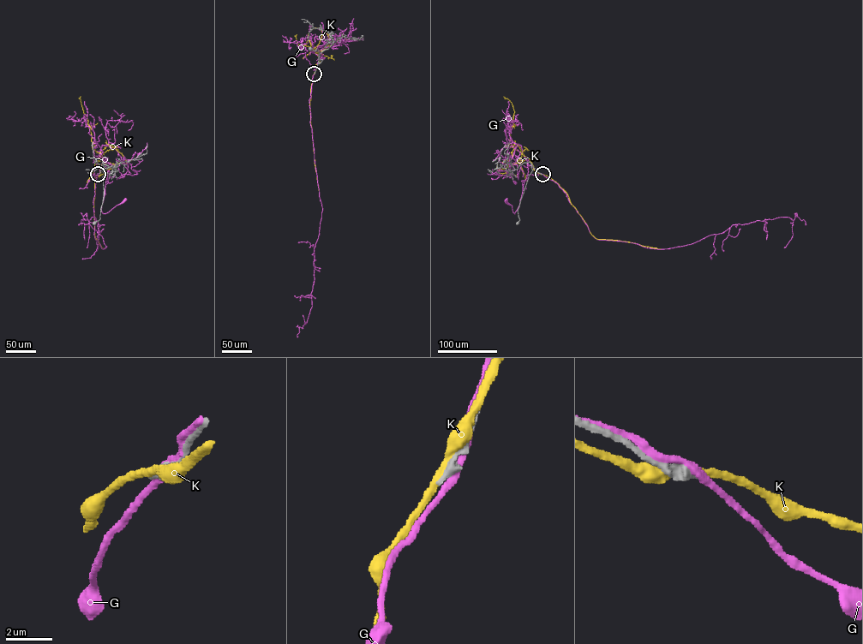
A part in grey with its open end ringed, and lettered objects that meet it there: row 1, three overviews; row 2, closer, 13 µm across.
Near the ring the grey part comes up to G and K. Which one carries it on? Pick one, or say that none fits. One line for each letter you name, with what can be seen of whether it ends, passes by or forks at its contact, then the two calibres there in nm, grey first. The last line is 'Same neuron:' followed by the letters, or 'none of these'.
Same neuron: none of these

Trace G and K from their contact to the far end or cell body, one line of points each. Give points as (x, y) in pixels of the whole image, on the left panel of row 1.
G: (98, 174), (102, 165), (108, 175), (102, 212), (108, 212), (124, 200)
K: (98, 174), (94, 186), (94, 233), (103, 249)

